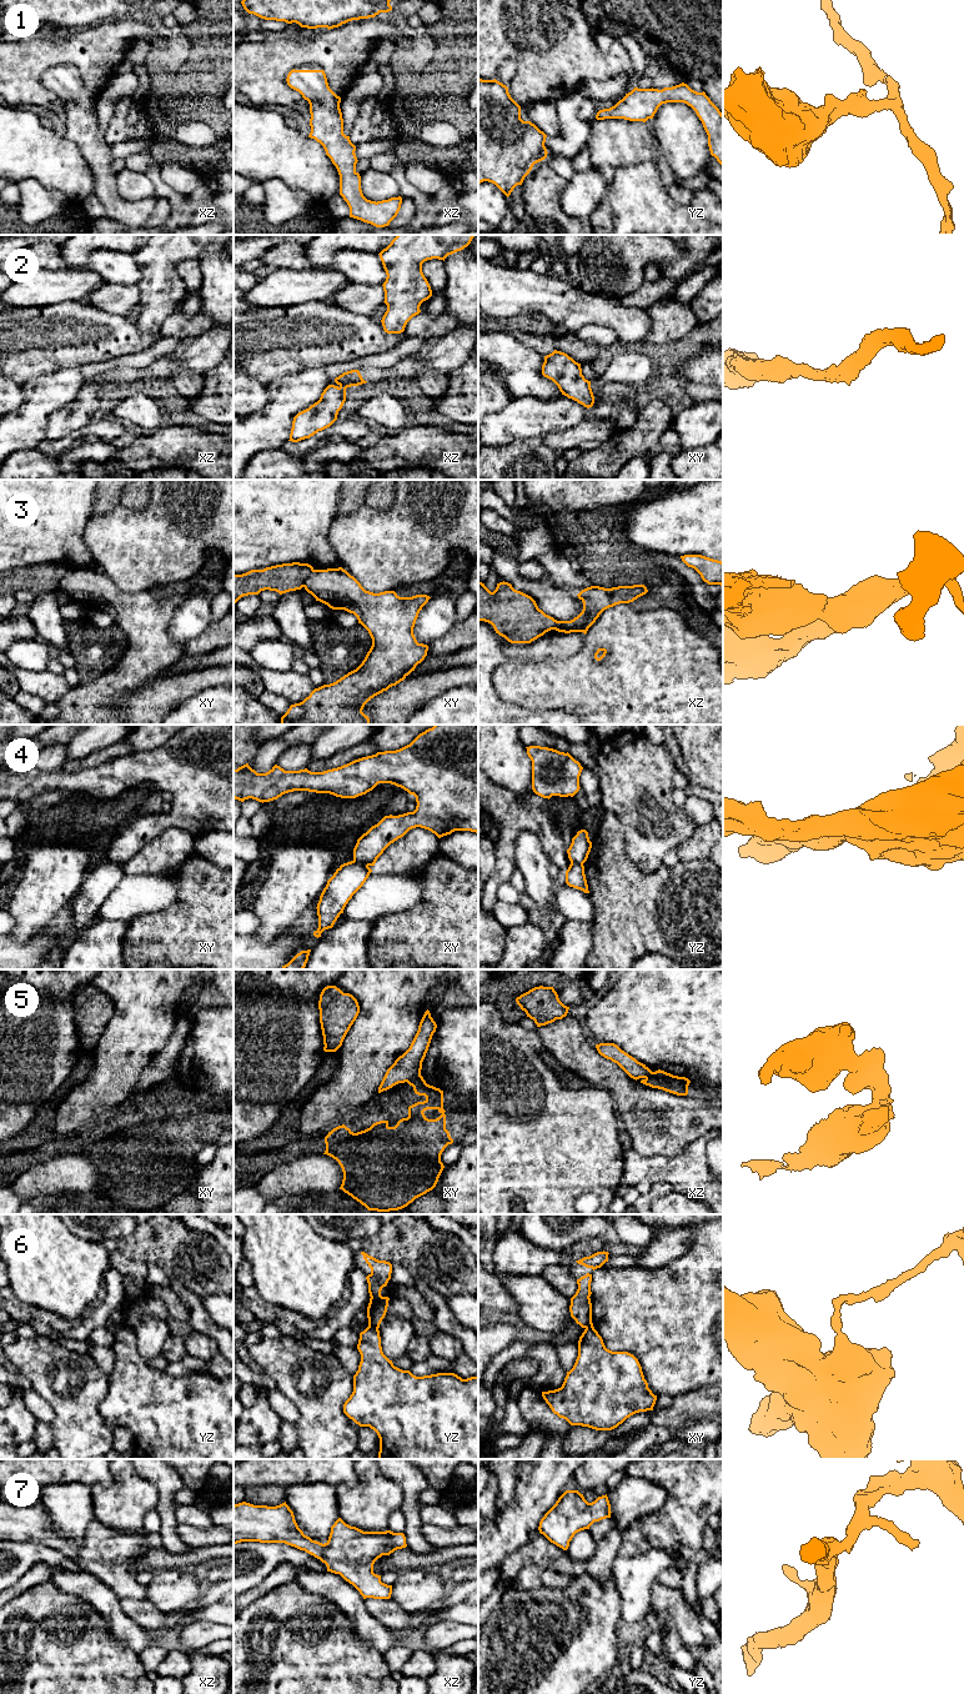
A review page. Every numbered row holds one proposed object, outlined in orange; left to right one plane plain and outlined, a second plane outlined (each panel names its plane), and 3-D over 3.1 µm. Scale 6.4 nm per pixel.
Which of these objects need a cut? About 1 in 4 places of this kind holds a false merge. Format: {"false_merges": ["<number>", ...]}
{"false_merges": ["3", "4", "5", "6"]}

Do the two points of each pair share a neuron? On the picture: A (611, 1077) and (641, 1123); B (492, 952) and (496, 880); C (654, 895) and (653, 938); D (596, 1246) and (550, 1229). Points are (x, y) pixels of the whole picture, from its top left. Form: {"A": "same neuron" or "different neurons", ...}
{"A": "same neuron", "B": "different neurons", "C": "same neuron", "D": "different neurons"}

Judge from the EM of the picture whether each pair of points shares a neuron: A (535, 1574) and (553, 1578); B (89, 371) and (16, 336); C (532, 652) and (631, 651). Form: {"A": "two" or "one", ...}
{"A": "one", "B": "two", "C": "two"}

